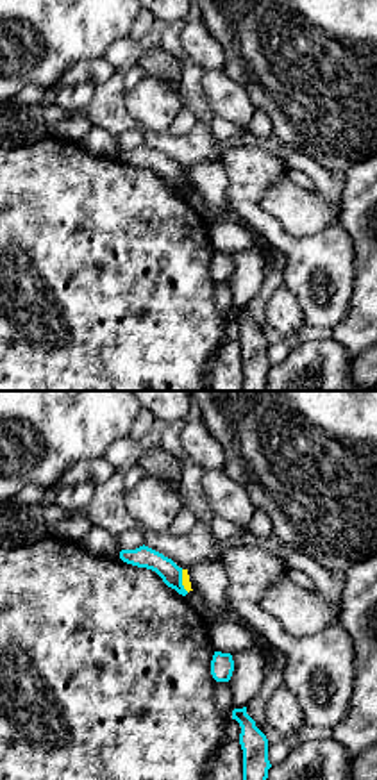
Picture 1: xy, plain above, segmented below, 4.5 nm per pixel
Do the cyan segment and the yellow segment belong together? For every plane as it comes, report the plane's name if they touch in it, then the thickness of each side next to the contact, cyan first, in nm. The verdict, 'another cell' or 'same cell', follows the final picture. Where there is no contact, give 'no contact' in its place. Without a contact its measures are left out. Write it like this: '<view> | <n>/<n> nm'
xy | 100/40 nm

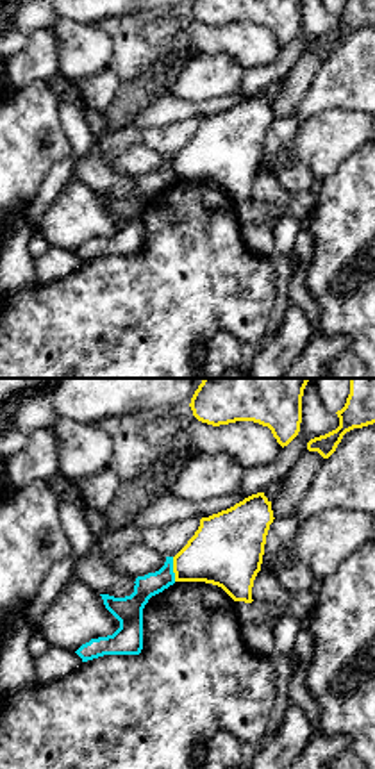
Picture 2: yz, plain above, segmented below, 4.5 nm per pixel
yz | 110/300 nm

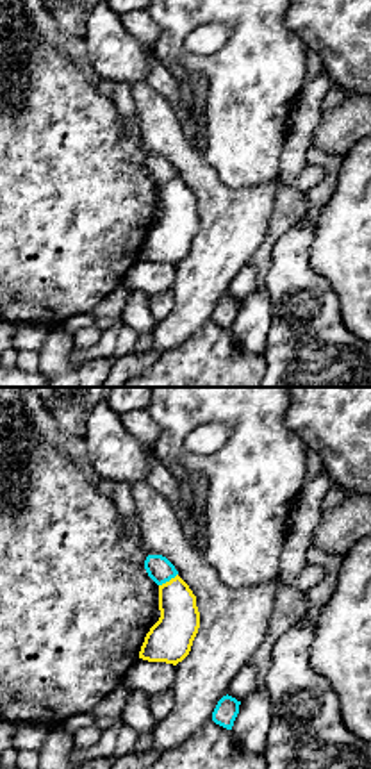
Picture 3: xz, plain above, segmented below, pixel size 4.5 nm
xz | 110/190 nm

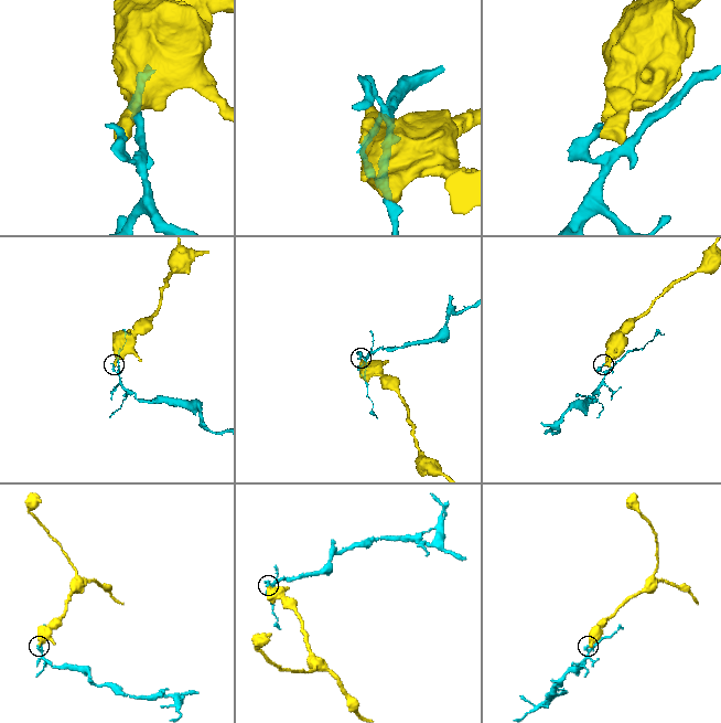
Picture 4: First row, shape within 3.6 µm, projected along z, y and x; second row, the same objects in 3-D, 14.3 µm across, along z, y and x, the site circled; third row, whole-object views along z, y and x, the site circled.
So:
another cell

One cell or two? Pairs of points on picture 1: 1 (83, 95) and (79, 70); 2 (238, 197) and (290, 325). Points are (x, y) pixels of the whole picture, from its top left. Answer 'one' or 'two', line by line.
1: two
2: two

